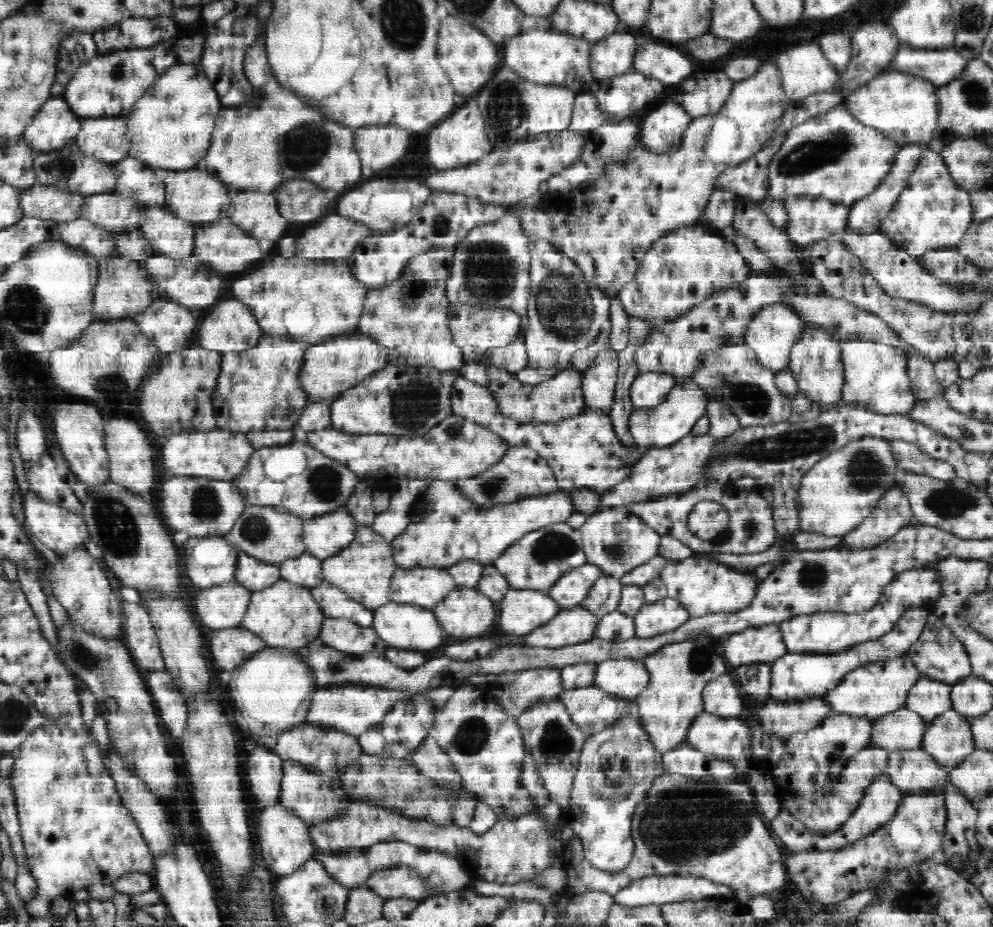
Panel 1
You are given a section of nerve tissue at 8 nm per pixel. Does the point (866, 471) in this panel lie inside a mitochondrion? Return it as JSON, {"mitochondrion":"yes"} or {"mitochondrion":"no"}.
{"mitochondrion":"yes"}

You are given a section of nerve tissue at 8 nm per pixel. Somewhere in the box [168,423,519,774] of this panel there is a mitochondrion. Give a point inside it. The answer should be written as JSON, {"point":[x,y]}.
{"point":[324,482]}

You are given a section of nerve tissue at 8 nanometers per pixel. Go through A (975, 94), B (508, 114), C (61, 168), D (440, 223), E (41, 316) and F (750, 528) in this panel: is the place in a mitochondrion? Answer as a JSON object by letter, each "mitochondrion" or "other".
{"A":"mitochondrion","B":"mitochondrion","C":"mitochondrion","D":"mitochondrion","E":"mitochondrion","F":"mitochondrion"}

